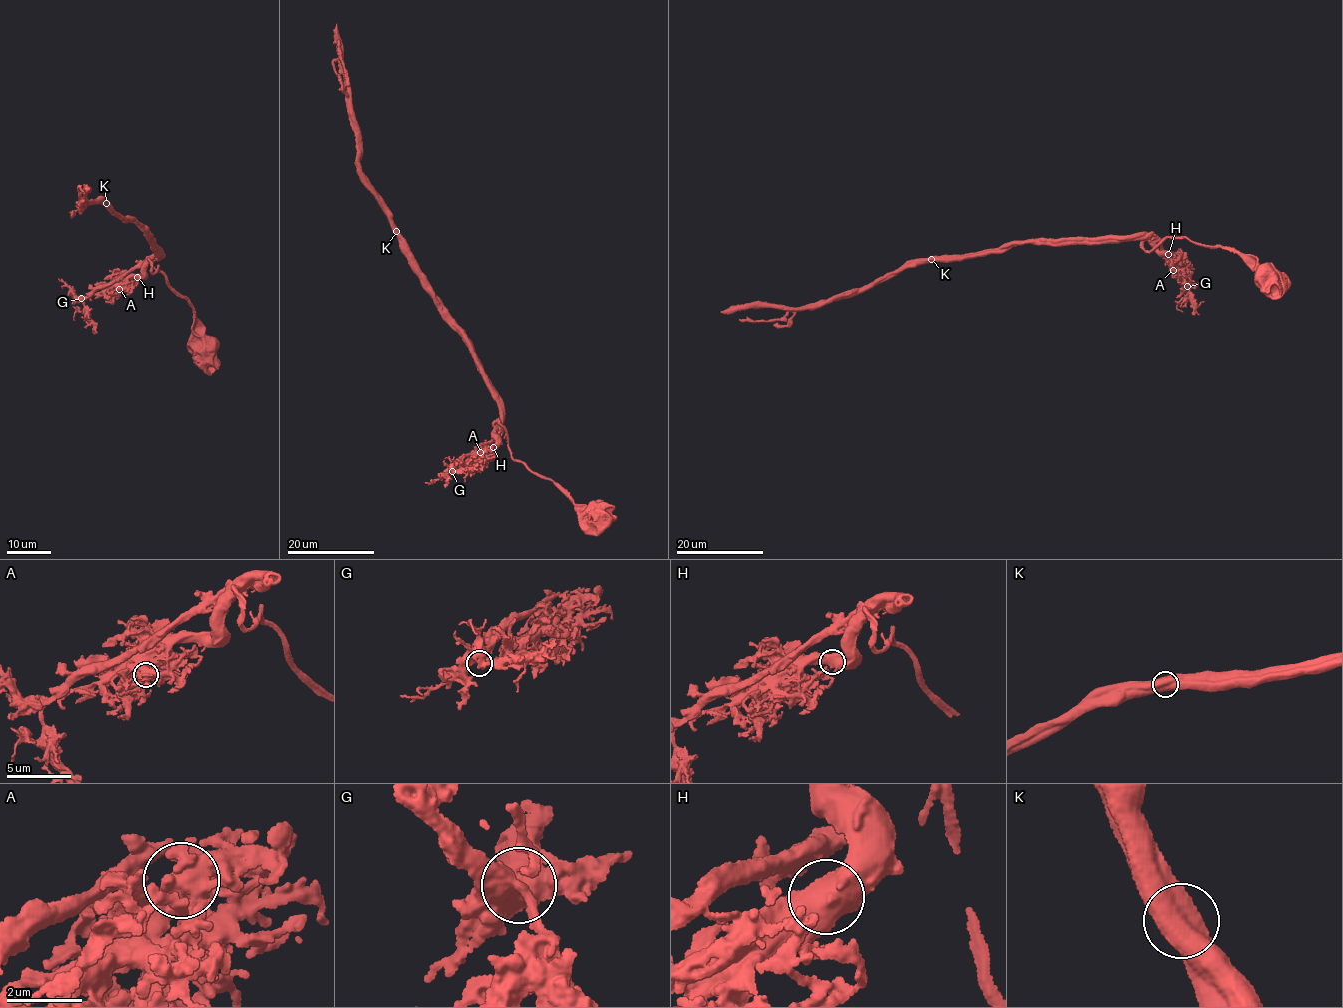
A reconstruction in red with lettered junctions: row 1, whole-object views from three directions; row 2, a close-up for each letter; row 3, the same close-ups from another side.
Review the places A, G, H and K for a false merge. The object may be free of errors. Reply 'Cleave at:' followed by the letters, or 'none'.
Cleave at: K

